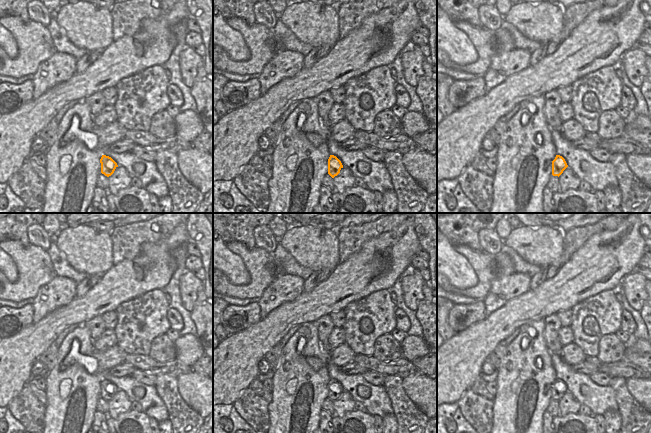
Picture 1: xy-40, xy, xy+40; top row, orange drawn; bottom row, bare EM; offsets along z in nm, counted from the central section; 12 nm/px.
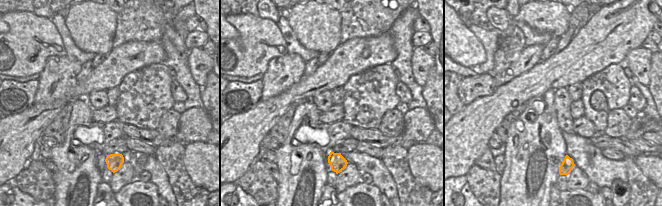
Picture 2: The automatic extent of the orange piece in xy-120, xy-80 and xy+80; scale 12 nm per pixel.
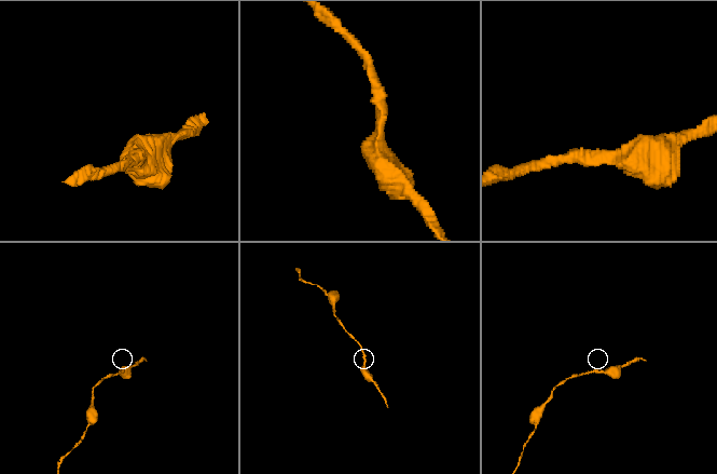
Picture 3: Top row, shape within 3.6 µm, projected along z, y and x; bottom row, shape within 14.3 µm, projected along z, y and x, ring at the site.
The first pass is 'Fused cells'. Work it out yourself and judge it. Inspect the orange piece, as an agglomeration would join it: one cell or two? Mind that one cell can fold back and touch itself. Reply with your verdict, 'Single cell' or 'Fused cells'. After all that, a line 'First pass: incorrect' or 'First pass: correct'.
Single cell
First pass: incorrect

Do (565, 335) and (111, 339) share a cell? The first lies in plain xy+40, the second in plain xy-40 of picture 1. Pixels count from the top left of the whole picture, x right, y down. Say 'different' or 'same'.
same

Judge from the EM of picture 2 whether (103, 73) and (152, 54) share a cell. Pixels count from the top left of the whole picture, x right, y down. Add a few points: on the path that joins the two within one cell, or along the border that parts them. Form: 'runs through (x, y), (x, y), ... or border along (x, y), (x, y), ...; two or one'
runs through (115, 67), (121, 61), (131, 61), (140, 58); one

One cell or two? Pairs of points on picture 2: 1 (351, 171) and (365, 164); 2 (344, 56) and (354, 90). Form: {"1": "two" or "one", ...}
{"1": "two", "2": "two"}

